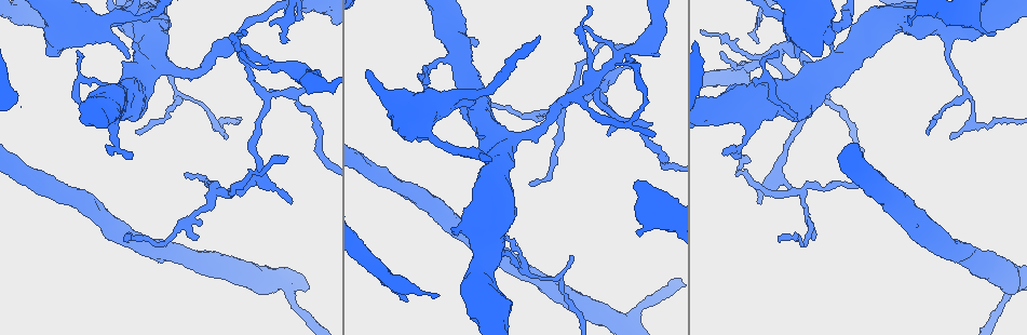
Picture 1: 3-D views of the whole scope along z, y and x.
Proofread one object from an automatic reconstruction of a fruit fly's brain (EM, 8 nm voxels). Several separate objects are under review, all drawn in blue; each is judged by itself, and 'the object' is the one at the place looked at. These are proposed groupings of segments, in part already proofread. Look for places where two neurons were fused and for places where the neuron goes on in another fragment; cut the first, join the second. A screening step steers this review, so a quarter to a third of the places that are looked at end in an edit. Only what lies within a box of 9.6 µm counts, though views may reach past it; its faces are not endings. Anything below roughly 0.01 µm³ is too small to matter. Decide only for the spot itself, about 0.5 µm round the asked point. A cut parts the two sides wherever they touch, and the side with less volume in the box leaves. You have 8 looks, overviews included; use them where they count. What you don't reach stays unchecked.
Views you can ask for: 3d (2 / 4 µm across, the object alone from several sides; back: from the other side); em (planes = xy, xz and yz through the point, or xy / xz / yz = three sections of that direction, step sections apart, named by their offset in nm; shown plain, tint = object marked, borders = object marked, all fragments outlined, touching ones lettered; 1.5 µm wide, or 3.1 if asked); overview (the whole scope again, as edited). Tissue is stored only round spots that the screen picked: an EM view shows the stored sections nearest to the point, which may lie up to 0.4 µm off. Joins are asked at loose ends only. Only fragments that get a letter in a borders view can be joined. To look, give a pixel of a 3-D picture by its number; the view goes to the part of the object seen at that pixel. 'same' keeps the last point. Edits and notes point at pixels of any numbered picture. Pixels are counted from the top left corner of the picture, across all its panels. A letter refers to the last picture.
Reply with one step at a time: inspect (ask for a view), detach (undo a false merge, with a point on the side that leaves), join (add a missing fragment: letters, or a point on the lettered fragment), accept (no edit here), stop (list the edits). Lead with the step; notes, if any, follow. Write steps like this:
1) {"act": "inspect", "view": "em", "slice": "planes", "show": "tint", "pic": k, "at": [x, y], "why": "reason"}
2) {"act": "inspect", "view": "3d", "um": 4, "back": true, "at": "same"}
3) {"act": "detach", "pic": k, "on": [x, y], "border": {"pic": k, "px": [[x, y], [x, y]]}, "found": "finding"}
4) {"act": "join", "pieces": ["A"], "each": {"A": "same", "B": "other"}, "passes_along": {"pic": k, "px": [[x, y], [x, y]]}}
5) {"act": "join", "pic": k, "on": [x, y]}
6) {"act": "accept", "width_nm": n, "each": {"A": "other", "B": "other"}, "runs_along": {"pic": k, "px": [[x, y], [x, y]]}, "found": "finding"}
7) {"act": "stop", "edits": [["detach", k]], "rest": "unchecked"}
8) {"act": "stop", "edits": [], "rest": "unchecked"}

{"act": "inspect", "view": "em", "slice": "xz", "step": 4, "show": "tint", "pic": 1, "at": [951, 139], "why": "branch stops here"}

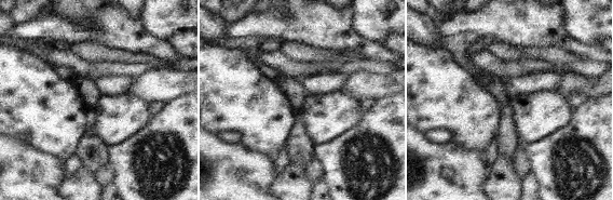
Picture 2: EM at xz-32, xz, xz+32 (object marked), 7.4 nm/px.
{"act": "inspect", "view": "em", "slice": "planes", "show": "borders", "at": "same", "why": "cut it another way"}

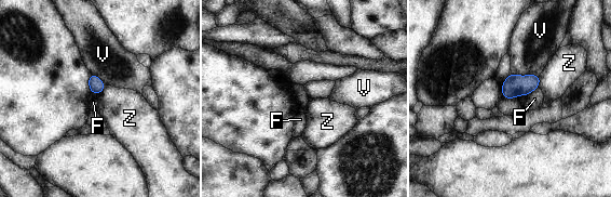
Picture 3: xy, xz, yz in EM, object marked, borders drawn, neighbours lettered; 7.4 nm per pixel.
{"act": "accept", "each": {"F": "other", "V": "other", "Z": "other"}, "border": {"pic": 3, "px": [[540, 75], [540, 84], [538, 87]]}, "found": "no lettered fragment goes on from it"}

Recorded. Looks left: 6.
{"act": "inspect", "view": "em", "slice": "yz", "step": 4, "show": "borders", "pic": 1, "at": [176, 93], "why": "three-way junction"}

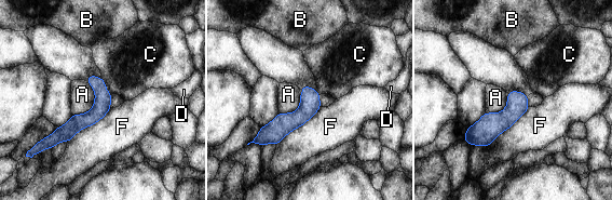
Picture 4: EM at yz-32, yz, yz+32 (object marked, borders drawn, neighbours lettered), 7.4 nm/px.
{"act": "accept", "longest_contact_nm": ["F", 420], "each": {"A": "other", "B": "other", "C": "other", "D": "other", "F": "other"}, "found": "continuous, no second neuron"}

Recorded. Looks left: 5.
{"act": "inspect", "view": "3d", "um": 2, "pic": 1, "at": [779, 51], "why": "tapers out"}

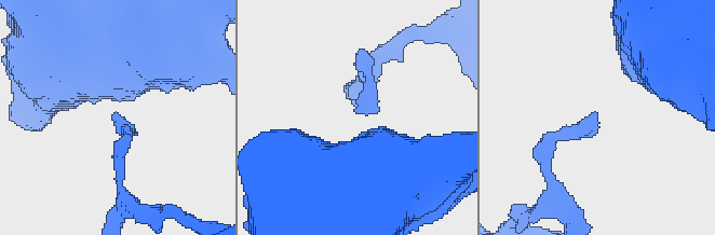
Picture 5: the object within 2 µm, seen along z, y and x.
{"act": "inspect", "view": "em", "slice": "xz", "step": 8, "show": "borders", "pic": 5, "at": [595, 112], "why": "now the EM"}

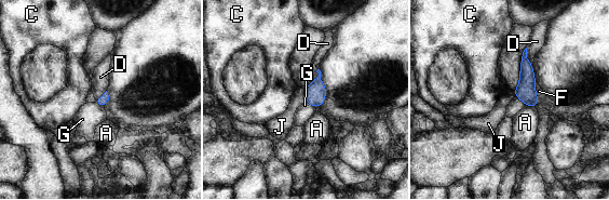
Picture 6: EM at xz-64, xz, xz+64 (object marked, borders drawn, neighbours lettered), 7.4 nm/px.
{"act": "inspect", "view": "em", "slice": "planes", "show": "borders", "at": "same"}

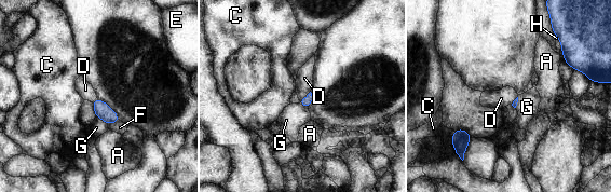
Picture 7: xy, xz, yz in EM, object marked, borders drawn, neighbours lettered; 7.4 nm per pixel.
{"act": "accept", "each": {"A": "other", "C": "other", "D": "other", "E": "other", "F": "other", "G": "other", "H": "other"}, "border": {"pic": 7, "px": [[310, 91], [299, 100]]}, "found": "no lettered fragment goes on from it"}

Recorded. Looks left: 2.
{"act": "stop", "edits": [], "rest": "unchecked"}

